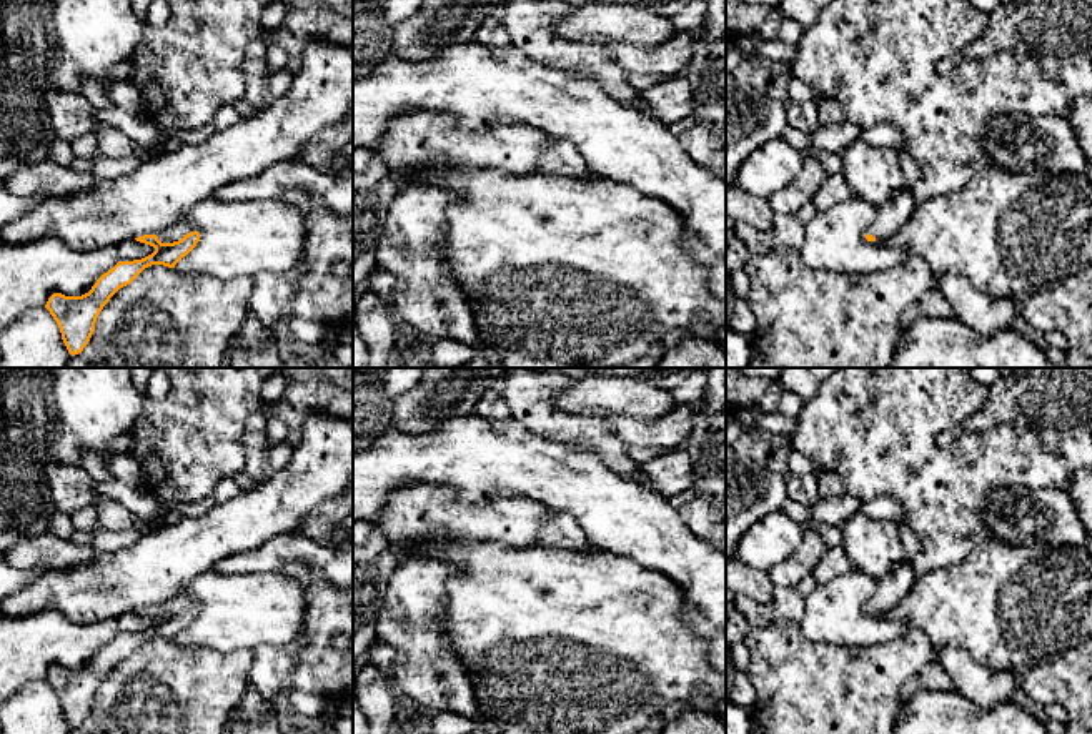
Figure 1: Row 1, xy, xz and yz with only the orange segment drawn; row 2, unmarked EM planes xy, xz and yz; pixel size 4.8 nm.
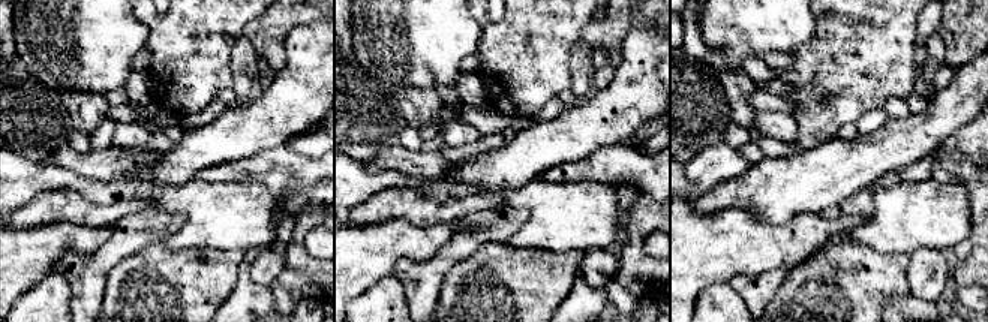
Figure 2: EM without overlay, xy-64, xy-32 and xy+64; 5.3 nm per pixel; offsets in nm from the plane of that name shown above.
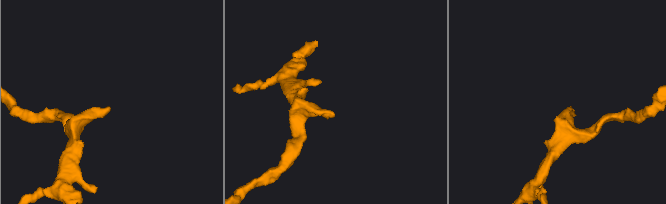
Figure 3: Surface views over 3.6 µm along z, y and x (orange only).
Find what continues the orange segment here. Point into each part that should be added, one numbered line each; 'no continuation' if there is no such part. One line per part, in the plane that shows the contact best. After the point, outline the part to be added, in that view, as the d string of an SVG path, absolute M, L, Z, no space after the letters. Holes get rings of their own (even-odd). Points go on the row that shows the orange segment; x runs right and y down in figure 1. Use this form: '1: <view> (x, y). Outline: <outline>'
1: xy (178, 230). Outline: M176 221L168 230L160 231L156 236L161 243L173 243L191 231L198 231L198 228L190 223Z

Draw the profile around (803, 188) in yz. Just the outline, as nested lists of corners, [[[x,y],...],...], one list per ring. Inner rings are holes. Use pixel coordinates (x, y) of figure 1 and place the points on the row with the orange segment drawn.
[[[804,158],[801,173],[782,190],[776,191],[767,201],[774,213],[792,213],[807,201],[812,201],[819,185],[826,178],[826,170],[819,158]]]

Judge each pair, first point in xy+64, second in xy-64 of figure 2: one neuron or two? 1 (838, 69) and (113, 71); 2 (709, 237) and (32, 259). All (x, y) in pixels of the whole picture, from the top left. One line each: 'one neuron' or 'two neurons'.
1: two neurons
2: one neuron

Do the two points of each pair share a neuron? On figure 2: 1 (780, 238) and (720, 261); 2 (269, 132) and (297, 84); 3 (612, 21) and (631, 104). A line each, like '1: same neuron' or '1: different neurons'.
1: same neuron
2: same neuron
3: different neurons

